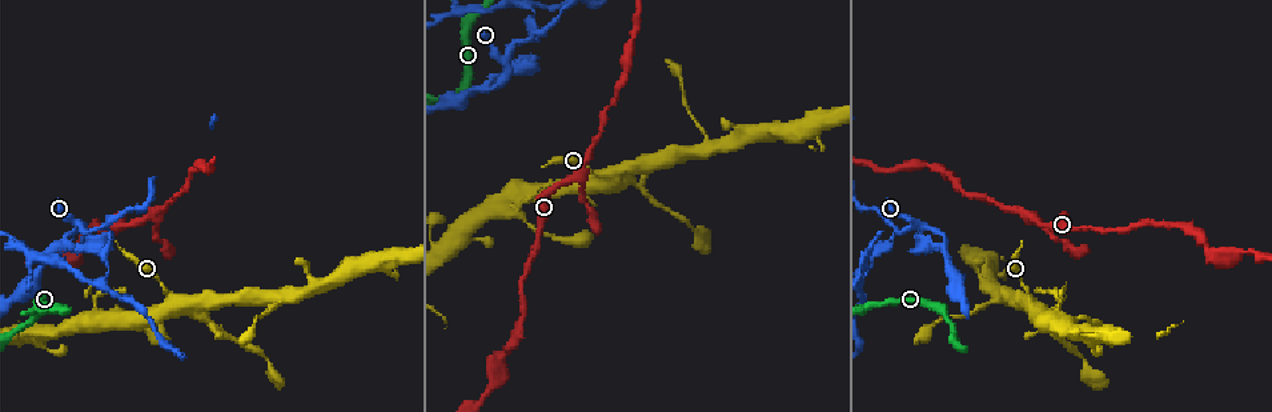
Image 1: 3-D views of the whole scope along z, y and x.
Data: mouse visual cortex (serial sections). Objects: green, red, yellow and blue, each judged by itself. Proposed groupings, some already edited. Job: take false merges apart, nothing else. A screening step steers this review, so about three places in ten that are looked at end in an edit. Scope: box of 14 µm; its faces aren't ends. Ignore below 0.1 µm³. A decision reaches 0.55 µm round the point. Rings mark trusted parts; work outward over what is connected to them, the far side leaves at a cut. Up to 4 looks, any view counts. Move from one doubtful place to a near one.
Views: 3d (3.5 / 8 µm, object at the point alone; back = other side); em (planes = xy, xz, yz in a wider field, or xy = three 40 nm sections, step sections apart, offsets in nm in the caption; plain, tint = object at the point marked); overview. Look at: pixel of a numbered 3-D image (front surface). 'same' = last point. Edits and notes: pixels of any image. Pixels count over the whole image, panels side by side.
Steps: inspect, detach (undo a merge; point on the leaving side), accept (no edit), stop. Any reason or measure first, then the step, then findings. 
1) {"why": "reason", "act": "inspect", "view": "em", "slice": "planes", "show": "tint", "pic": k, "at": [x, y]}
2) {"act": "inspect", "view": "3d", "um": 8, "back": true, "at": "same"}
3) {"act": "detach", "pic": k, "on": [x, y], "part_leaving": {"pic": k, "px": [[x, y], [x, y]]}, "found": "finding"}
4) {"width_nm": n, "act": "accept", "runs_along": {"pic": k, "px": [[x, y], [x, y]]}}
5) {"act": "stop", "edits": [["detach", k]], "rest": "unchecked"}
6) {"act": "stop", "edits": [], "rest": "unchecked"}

{"why": "arms part here", "act": "inspect", "view": "3d", "um": 8, "back": true, "pic": 1, "at": [489, 92]}

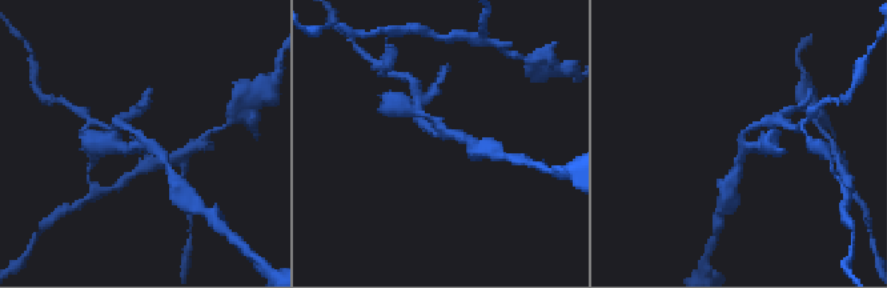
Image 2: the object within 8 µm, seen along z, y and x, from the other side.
{"why": "closer look", "act": "inspect", "view": "3d", "um": 3.5, "pic": 2, "at": [143, 142]}

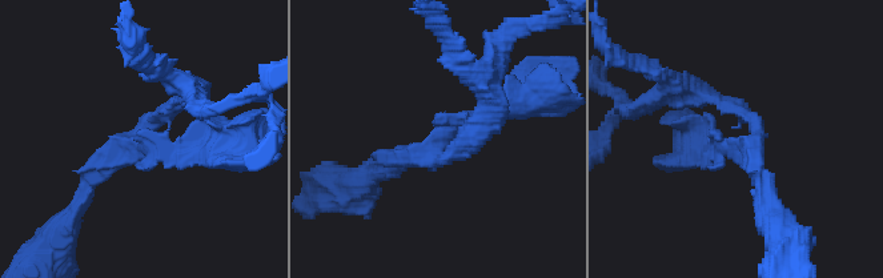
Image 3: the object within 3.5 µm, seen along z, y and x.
{"arms": 3, "arm_widths_nm": [150, 200, 200], "why": "now the EM", "act": "inspect", "view": "em", "slice": "planes", "show": "tint", "pic": 3, "at": [759, 138]}

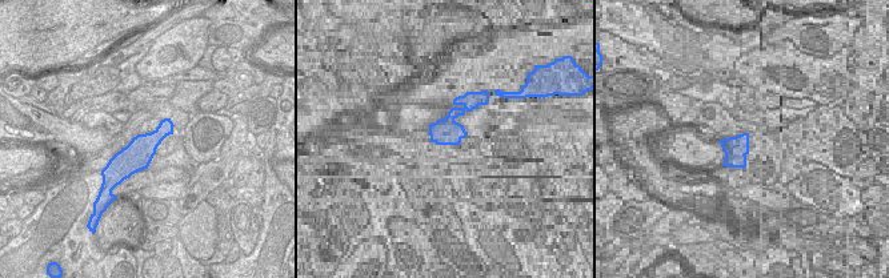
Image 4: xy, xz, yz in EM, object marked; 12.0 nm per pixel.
{"width_nm": 360, "act": "detach", "pic": 3, "on": [181, 141], "part_leaving": {"pic": 3, "px": [[151, 149], [183, 157], [261, 137]]}, "found": "a second cell is stuck on"}

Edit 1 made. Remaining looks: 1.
{"act": "inspect", "view": "3d", "um": 3.5, "pic": 1, "at": [105, 223]}

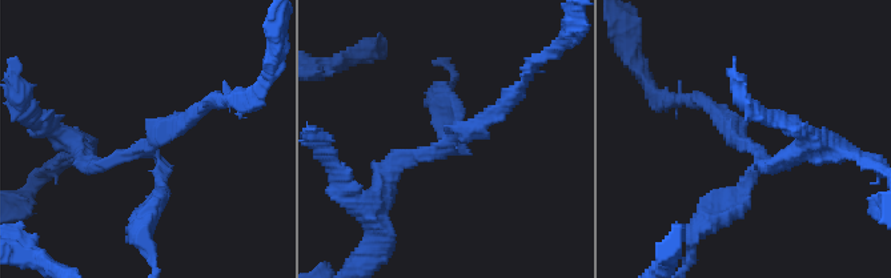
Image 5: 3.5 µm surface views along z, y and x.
{"arms": 3, "act": "detach", "pic": 5, "on": [454, 116], "part_leaving": {"pic": 5, "px": [[751, 172], [694, 233], [690, 258]]}, "found": "two cells meet here"}

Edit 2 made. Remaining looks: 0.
{"act": "stop", "edits": [["detach", 3], ["detach", 5]], "rest": "unchecked"}

